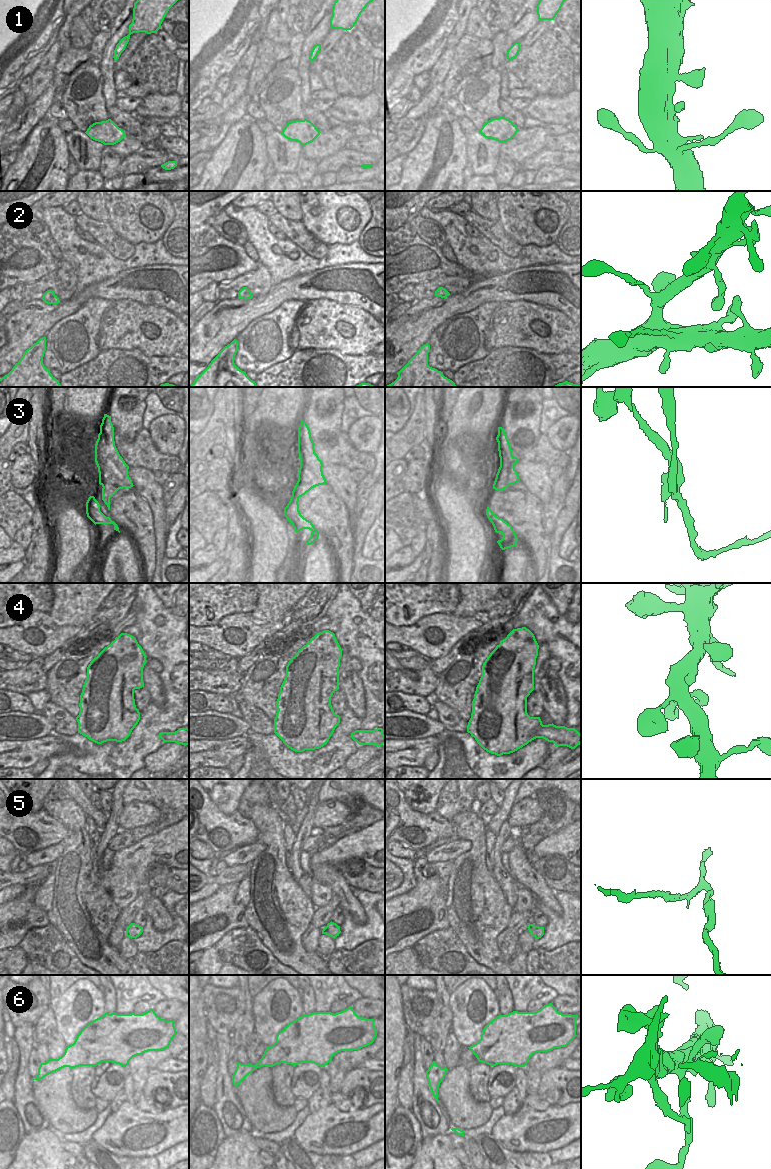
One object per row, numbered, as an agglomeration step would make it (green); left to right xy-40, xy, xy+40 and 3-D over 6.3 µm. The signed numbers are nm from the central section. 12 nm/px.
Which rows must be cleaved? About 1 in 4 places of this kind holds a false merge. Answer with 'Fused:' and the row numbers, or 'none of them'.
Fused: 3, 5, 6

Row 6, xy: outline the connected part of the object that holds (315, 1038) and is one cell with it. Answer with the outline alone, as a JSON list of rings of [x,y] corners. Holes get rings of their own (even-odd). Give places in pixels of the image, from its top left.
[[[351,1006],[335,1014],[331,1012],[303,1014],[277,1034],[276,1042],[272,1046],[266,1047],[262,1058],[255,1065],[241,1064],[240,1068],[249,1074],[257,1068],[273,1067],[281,1063],[293,1066],[301,1063],[314,1063],[323,1068],[338,1052],[359,1050],[372,1044],[376,1036],[374,1019],[358,1016]]]

